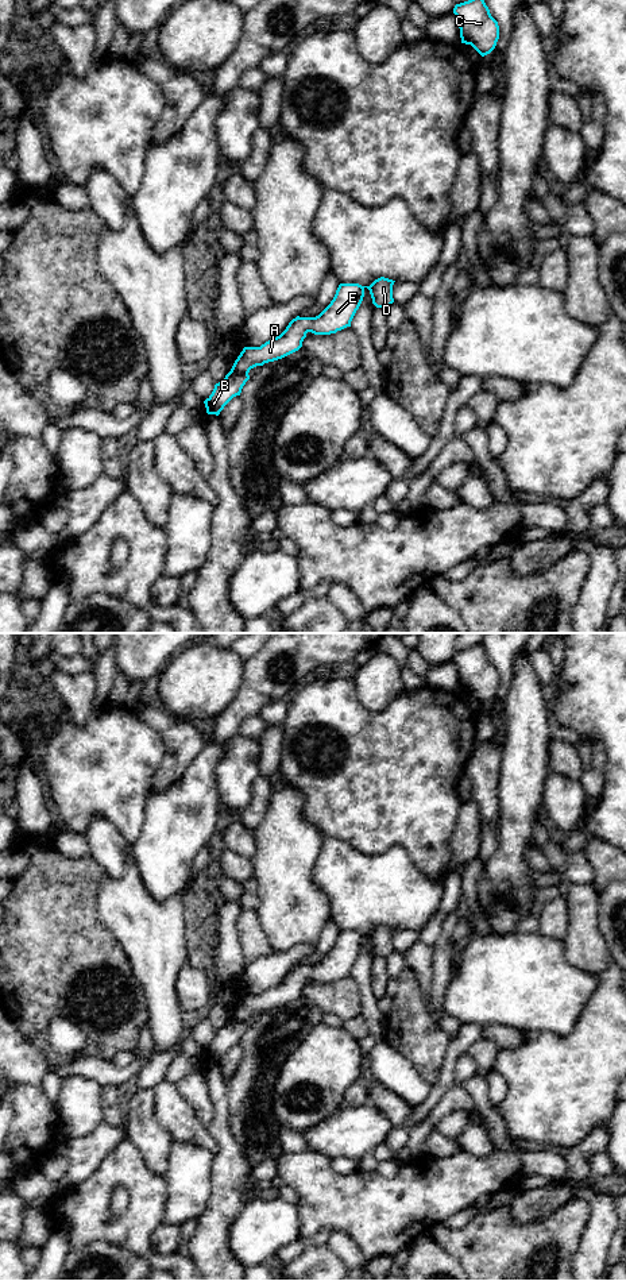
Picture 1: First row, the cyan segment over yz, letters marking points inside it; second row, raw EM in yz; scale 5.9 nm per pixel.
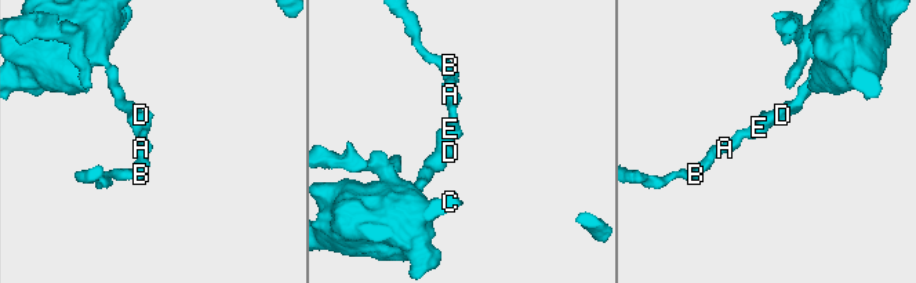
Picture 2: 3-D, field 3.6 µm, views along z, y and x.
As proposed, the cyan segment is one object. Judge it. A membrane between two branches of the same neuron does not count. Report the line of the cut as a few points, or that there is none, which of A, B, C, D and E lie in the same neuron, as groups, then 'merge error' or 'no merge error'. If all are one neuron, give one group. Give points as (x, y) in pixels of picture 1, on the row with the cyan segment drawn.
cut yz (231, 369), (247, 374); groups A C D E / B; merge error

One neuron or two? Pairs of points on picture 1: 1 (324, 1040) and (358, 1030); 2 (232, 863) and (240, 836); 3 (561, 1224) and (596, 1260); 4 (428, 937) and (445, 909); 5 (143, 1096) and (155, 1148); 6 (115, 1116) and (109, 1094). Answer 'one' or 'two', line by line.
1: two
2: one
3: two
4: one
5: one
6: one

